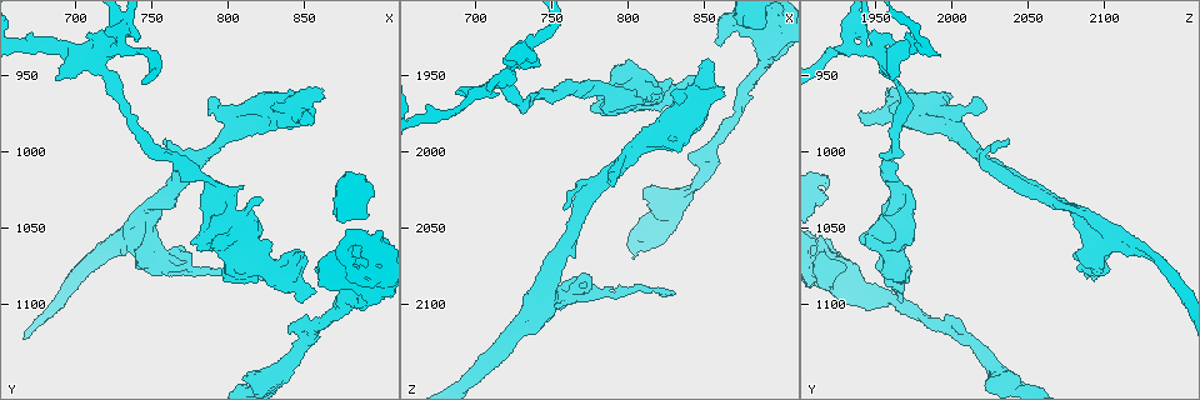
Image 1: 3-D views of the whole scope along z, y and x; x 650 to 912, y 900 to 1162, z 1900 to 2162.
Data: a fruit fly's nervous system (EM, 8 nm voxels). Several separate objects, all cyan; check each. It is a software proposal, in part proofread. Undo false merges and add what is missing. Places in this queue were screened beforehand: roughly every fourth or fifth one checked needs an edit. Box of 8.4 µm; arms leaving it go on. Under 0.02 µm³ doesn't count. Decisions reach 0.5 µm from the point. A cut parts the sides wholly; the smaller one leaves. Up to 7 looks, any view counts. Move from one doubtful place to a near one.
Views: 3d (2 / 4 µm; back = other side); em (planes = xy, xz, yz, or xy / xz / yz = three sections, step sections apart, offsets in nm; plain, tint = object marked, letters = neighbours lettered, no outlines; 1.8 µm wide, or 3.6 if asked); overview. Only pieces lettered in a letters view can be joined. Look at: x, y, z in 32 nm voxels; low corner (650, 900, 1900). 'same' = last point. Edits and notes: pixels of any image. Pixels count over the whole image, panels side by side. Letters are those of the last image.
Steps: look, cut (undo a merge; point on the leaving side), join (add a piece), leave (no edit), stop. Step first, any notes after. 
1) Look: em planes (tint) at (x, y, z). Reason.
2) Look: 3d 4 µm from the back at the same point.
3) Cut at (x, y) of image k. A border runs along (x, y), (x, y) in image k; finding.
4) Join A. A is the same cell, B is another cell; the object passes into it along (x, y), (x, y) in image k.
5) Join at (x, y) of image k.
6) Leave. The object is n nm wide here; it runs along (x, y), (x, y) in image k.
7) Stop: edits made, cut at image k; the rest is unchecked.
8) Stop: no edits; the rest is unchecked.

Look: 3d 4 µm at (840, 1114, 2002). An open end.

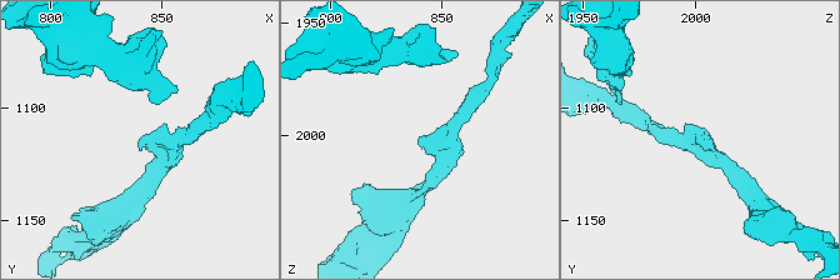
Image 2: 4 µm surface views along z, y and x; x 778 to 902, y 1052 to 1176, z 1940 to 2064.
Look: em xy step 8 (plain) at (839, 1116, 2000). The arms are 200, 220 nm wide.

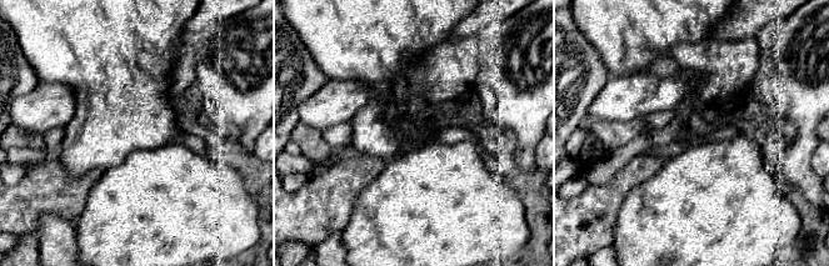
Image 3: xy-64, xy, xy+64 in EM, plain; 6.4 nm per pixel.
Look: em xy step 8 (letters) at the same point. See the neighbours.

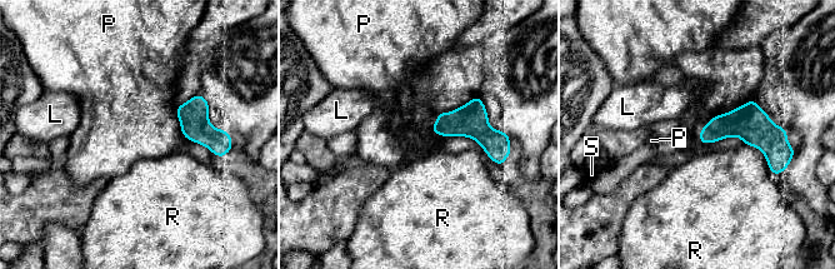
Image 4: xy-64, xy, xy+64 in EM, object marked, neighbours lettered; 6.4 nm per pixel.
Leave. L, P, R and S are other cells; a border runs along (176, 106), (180, 131), (188, 139) in image 4; no lettered piece goes on from it.

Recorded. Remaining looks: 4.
Look: em planes (letters) at (790, 1020, 1962). Abrupt turn.

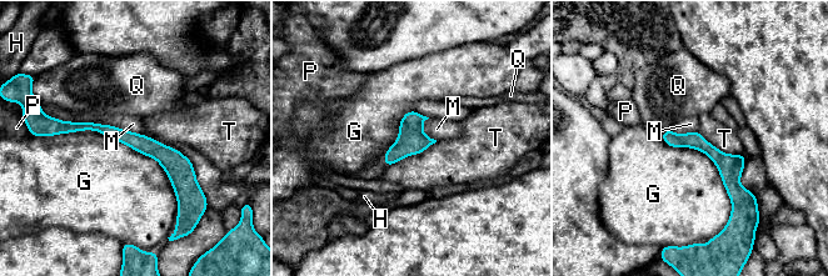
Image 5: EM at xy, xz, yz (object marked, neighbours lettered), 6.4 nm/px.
Leave. The object is 110 nm wide here; G, H, M, P, Q and T are other cells; all the same cell.

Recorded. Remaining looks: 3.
Look: em planes (tint) at (710, 938, 1954). Four-way junction.

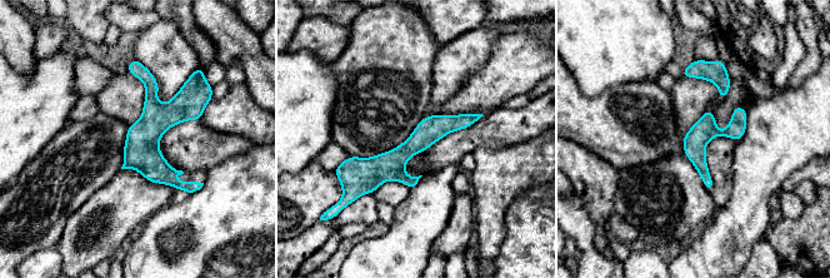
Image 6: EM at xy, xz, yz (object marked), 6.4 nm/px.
Look: em planes (letters) at the same point.

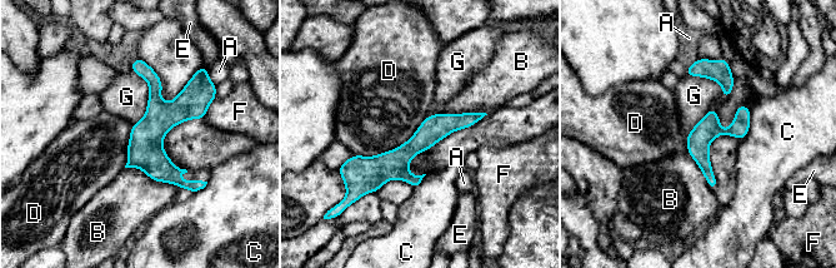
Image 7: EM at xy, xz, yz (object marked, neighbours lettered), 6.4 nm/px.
Leave. The object is 160 nm wide here; A, B, C, D, E, F and G are other cells; all the same cell.

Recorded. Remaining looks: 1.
Stop: no edits; the rest is unchecked.

